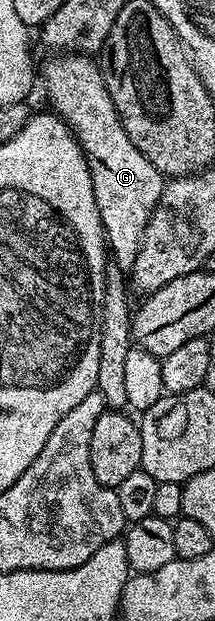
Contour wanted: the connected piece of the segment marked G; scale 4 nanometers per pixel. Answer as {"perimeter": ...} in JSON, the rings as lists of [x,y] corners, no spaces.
{"perimeter":[[[61,52],[53,56],[45,66],[45,94],[53,105],[50,106],[52,113],[59,115],[69,125],[69,129],[80,142],[85,157],[89,159],[95,204],[99,208],[101,222],[105,225],[105,241],[112,261],[118,270],[132,271],[135,256],[139,252],[142,240],[145,239],[145,225],[149,223],[149,217],[152,216],[165,190],[166,179],[155,168],[155,164],[151,164],[151,160],[147,160],[147,156],[143,156],[143,152],[139,152],[139,148],[131,144],[131,136],[127,136],[119,120],[119,112],[107,92],[101,67],[90,55]]]}

